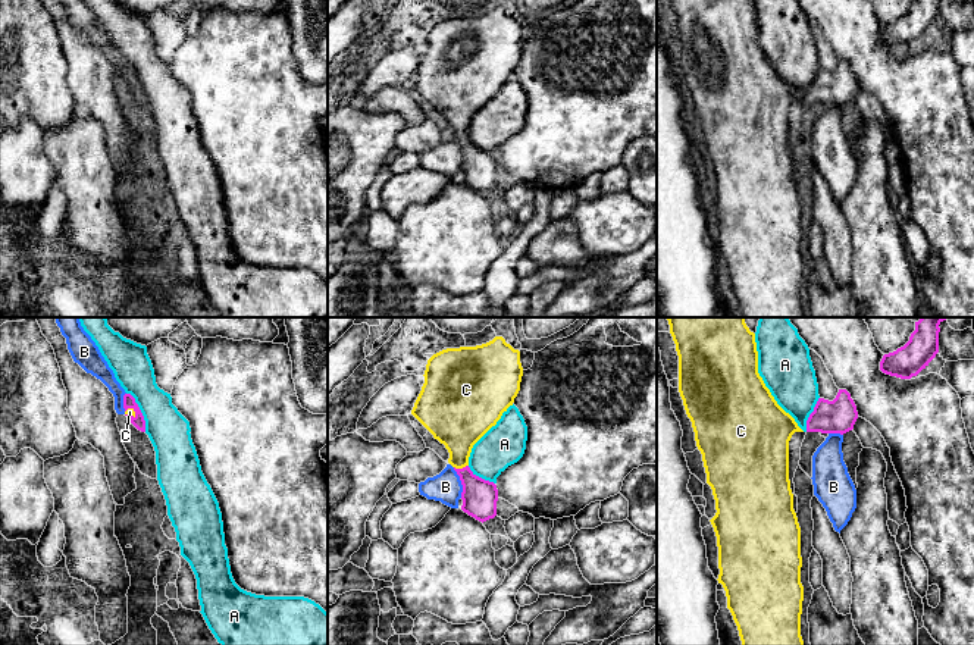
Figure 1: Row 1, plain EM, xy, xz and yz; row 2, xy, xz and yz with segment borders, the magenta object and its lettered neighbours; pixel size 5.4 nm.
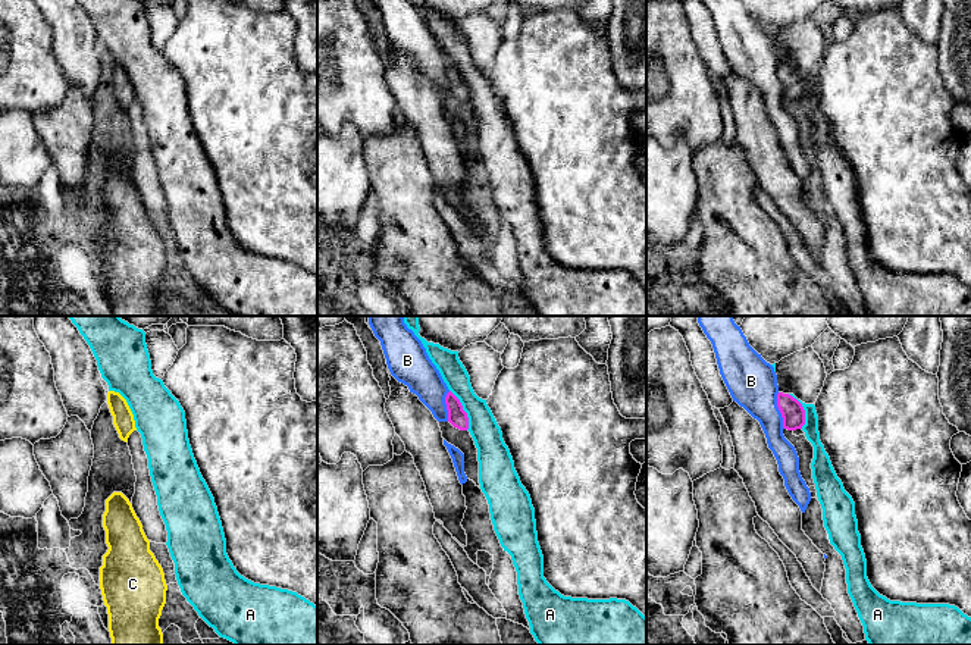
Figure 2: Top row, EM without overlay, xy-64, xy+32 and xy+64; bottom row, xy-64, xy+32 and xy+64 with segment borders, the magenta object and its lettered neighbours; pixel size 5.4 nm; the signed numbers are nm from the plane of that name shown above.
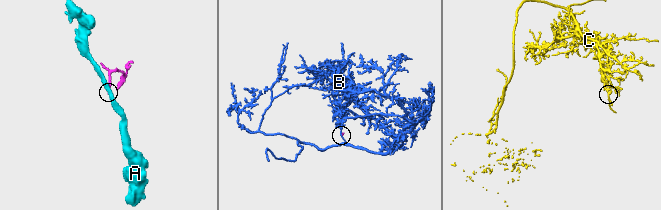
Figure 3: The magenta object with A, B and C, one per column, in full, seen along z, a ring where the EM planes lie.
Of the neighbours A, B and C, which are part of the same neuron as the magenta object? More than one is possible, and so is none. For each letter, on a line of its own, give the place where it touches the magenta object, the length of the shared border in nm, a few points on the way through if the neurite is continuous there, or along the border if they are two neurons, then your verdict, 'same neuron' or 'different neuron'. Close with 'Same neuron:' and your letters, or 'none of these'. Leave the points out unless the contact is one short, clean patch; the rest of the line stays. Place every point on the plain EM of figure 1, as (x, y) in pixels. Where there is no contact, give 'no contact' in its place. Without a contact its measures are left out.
A: contact xy (140, 83); length 240 nm; border xy (127, 63), (134, 69), (143, 87), (146, 102); different neuron
B: contact xz (462, 153); length 180 nm; border xz (453, 138), (462, 156), (462, 168); different neuron
C: contact xz (460, 140); length 80 nm; way xz (479, 168), (460, 140), (459, 94); same neuron
Same neuron: C

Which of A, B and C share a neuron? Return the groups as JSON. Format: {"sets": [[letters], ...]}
{"sets": [["A"], ["B"], ["C"]]}

